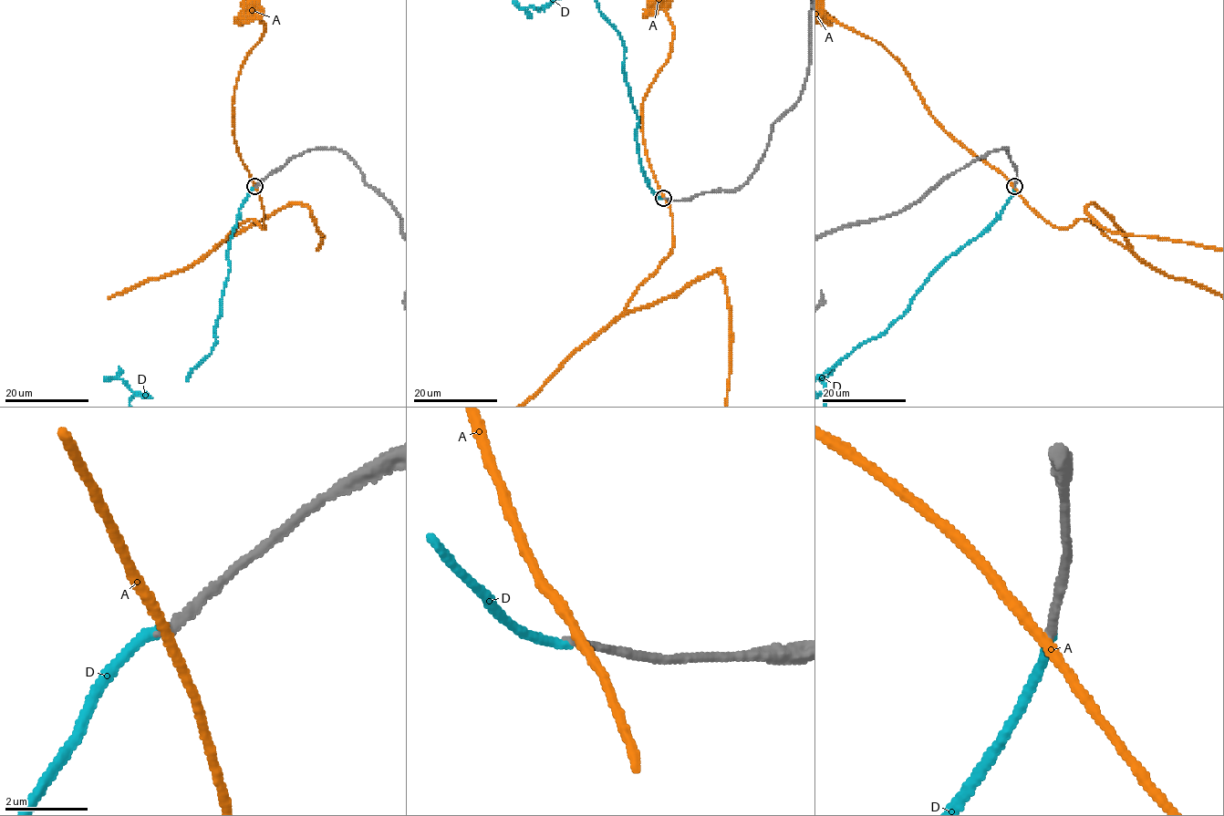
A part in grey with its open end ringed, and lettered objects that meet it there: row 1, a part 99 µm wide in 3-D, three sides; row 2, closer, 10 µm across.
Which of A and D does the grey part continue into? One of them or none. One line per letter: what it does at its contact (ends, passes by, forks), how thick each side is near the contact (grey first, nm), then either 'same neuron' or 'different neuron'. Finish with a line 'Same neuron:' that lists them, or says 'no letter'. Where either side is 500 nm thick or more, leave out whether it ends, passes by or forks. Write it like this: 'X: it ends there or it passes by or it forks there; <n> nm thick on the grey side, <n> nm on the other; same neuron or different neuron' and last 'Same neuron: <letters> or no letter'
A: it passes by; 240 nm thick on the grey side, 240 nm on the other; different neuron
D: it ends there; 240 nm thick on the grey side, 240 nm on the other; different neuron
Same neuron: no letter

